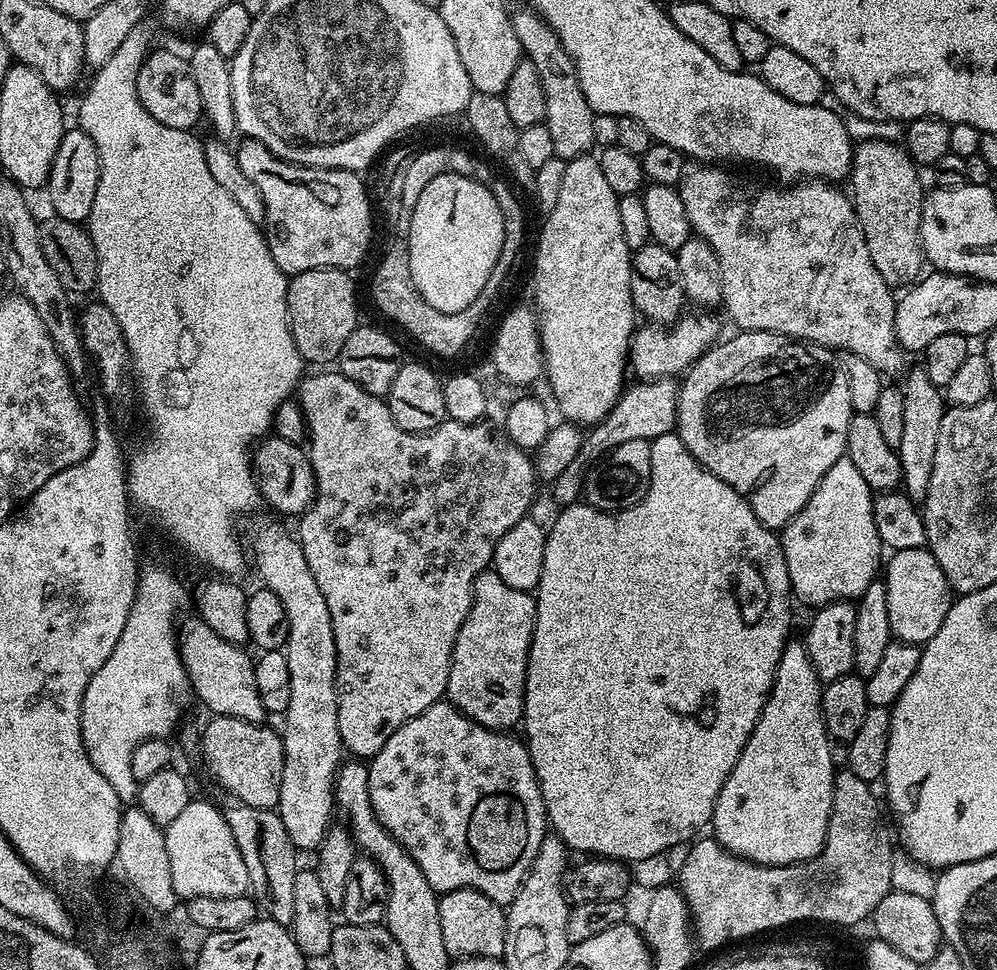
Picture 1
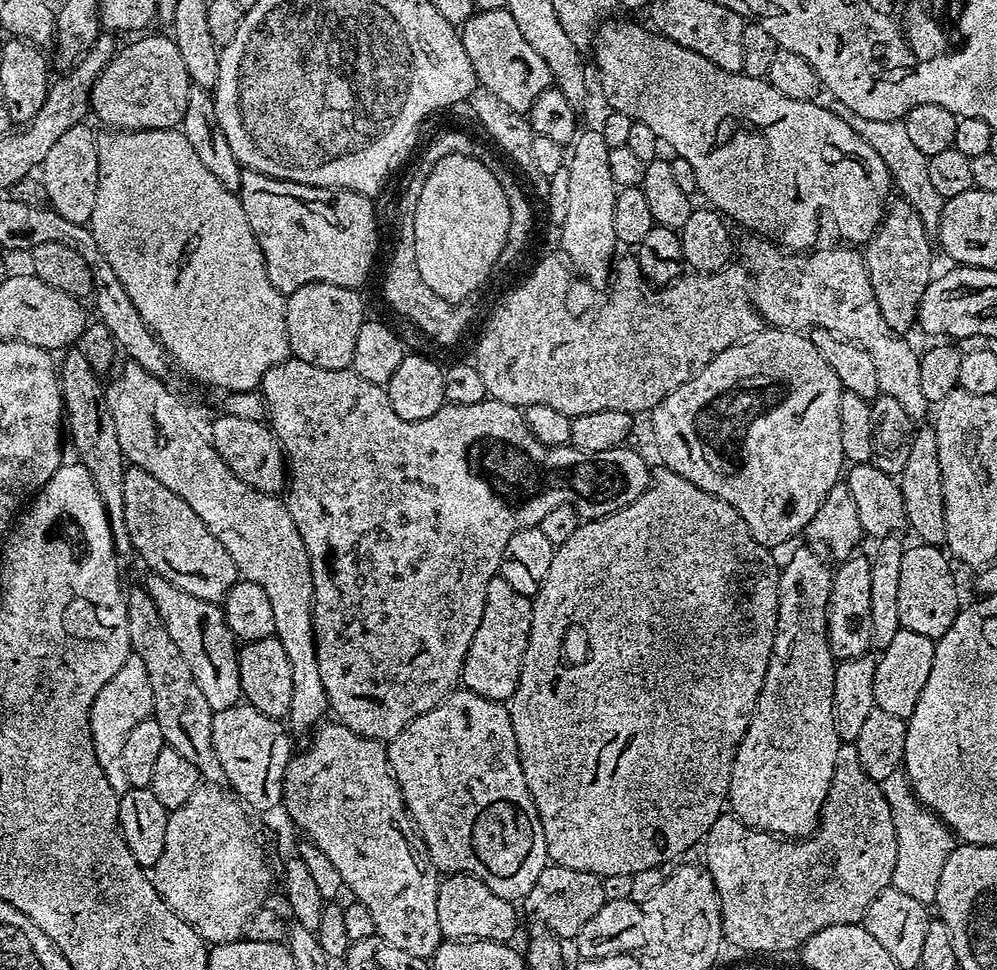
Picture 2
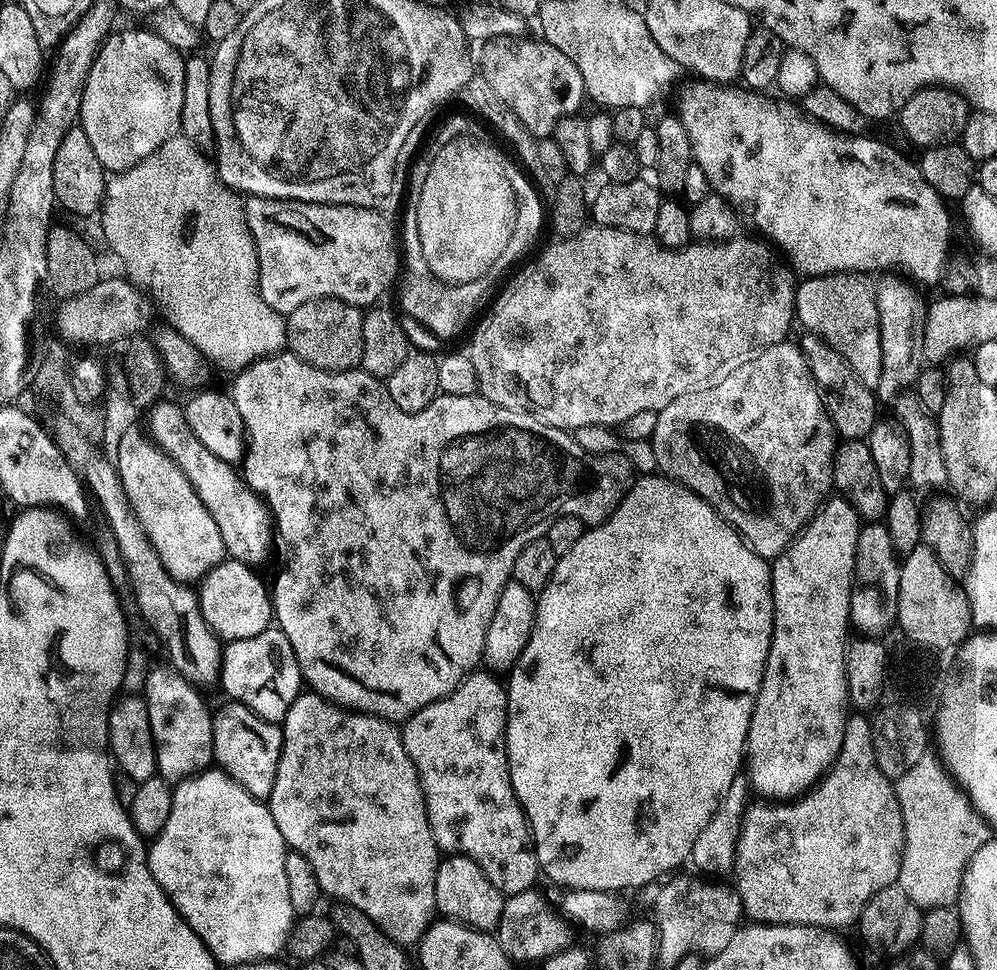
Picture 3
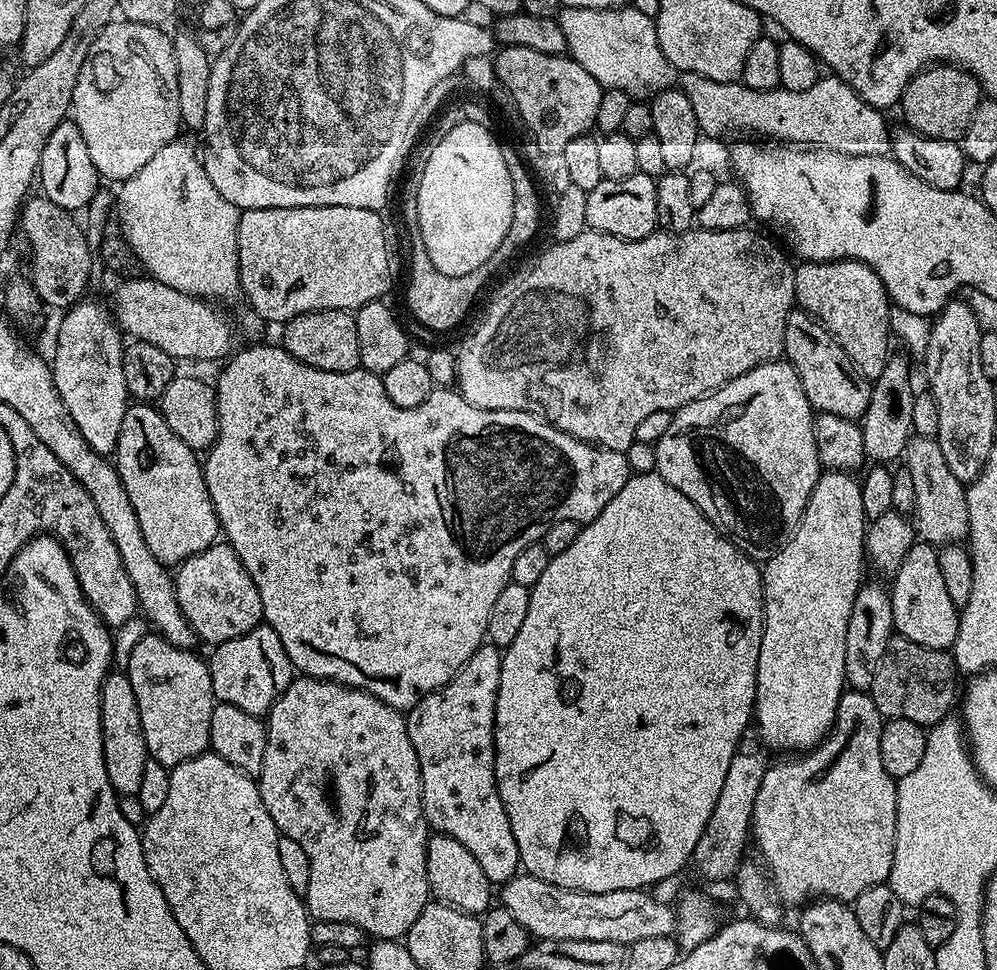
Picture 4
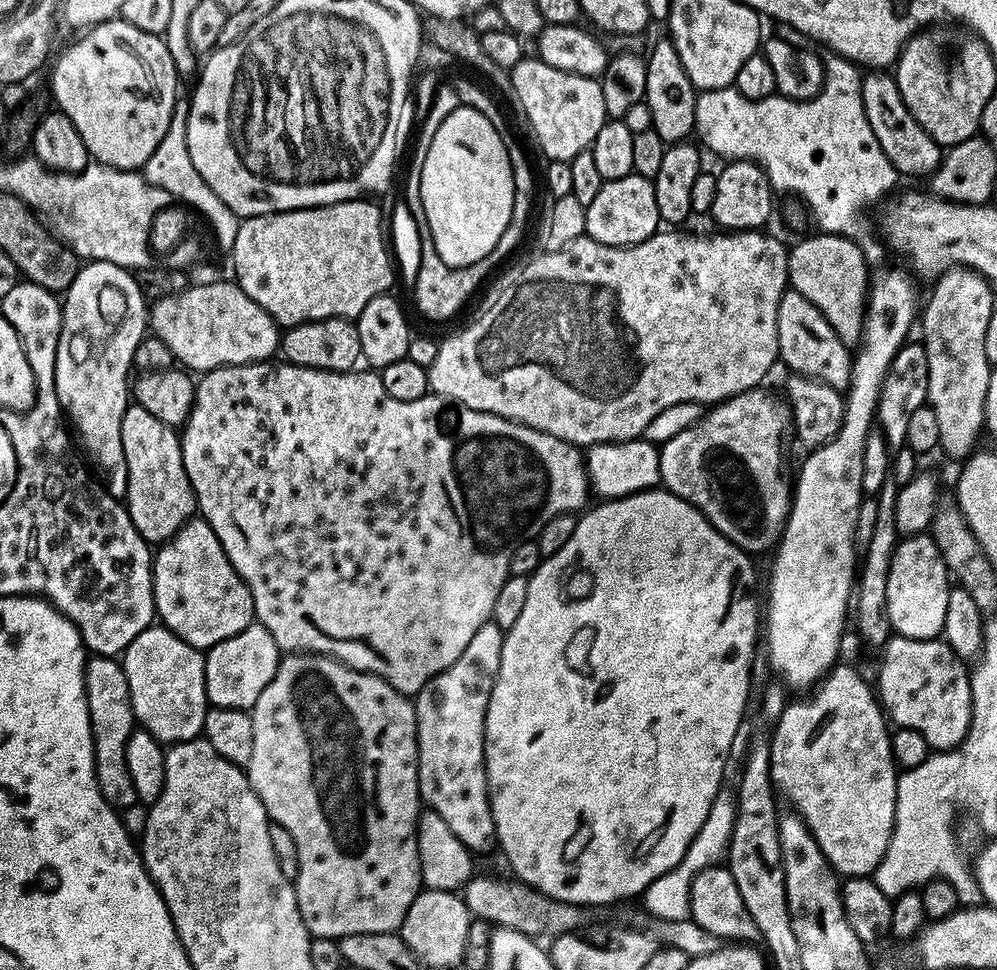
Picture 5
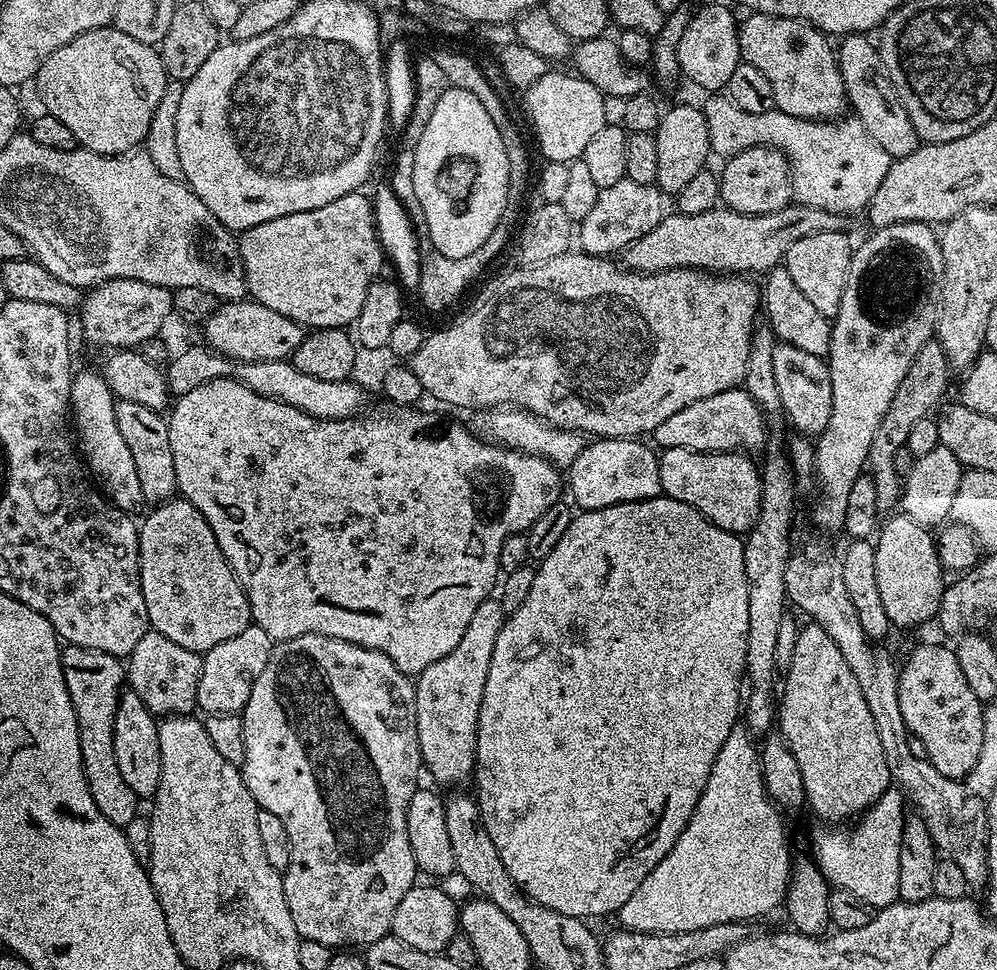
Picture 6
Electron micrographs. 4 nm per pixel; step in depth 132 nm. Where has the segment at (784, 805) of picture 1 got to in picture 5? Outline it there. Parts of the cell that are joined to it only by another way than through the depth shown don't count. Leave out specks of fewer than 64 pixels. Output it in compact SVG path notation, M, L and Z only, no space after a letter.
M907 267L901 268L882 268L878 271L873 271L871 278L868 281L868 306L864 309L864 337L860 339L858 347L854 352L852 361L852 380L848 383L846 395L844 396L844 417L842 418L842 426L838 430L838 434L834 434L834 438L830 438L830 442L826 442L820 448L813 448L807 453L808 456L804 460L804 465L800 468L800 473L797 474L796 480L794 476L794 495L792 497L792 508L788 511L788 520L784 524L784 533L780 535L778 543L775 545L774 553L776 552L776 561L772 564L772 577L768 580L768 604L766 600L766 636L768 632L768 649L766 655L771 671L775 673L781 684L792 688L808 688L820 683L829 672L832 671L837 663L836 655L840 652L840 639L844 636L844 623L849 623L850 620L850 601L854 596L854 585L858 580L858 549L856 546L856 523L858 522L858 510L860 509L860 501L864 487L862 486L862 454L866 451L866 438L869 432L873 431L874 421L876 418L876 407L878 406L878 398L882 390L882 382L888 373L890 362L894 362L894 354L898 354L898 350L909 339L908 331L912 328L912 323L917 323L918 320L918 304L916 308L916 284L918 280L915 275Z

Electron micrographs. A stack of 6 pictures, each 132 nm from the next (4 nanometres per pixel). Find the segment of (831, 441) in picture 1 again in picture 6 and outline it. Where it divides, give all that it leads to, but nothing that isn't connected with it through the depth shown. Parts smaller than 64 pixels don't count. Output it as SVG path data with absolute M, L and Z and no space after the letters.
M666 448L659 453L663 495L686 502L714 526L727 532L747 534L760 509L760 468L743 451L695 452L685 448Z

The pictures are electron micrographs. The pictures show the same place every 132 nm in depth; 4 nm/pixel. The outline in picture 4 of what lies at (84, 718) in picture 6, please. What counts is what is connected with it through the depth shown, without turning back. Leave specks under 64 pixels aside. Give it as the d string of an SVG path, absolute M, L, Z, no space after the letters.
M109 671L100 691L100 713L102 714L102 754L106 766L106 778L114 786L117 797L135 796L142 786L142 770L149 760L146 738L142 734L142 718L138 718L138 698L134 698L134 686L130 686L127 671Z

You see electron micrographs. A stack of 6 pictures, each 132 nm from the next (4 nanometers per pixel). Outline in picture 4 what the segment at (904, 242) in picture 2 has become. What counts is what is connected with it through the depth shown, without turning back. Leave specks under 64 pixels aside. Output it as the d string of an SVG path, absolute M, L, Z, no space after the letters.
M889 355L886 370L882 370L882 374L878 374L878 378L872 381L870 406L866 406L866 414L859 421L864 455L880 466L891 465L891 460L899 461L909 438L914 435L910 418L910 413L914 410L912 372L908 369L910 360L907 355L899 355Z

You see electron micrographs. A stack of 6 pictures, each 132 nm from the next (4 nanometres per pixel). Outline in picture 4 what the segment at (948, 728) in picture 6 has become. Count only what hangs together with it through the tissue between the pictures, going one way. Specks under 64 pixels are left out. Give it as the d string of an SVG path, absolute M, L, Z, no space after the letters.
M894 634L890 642L886 642L886 654L882 654L878 670L874 670L870 695L881 716L909 719L921 726L931 726L953 711L952 703L958 700L956 676L958 669L951 651L918 646L918 642L910 642L910 638Z

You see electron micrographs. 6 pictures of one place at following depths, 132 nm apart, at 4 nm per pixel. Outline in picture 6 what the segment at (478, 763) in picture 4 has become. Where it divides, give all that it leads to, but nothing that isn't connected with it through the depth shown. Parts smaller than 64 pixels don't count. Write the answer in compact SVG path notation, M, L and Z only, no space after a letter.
M489 598L482 602L482 606L478 606L478 610L474 610L474 615L470 618L470 623L466 625L466 634L462 634L458 646L454 646L454 650L450 650L450 654L446 654L446 658L438 658L438 662L426 666L426 670L422 670L418 679L415 681L416 690L416 729L418 730L418 746L420 747L420 759L423 767L437 780L440 784L456 784L452 786L460 786L463 780L471 781L476 770L476 731L478 730L478 714L482 710L482 702L484 701L484 691L486 690L486 674L490 674L490 658L494 658L494 642L498 642L498 634L502 630L506 613L504 607L500 605L499 599Z

